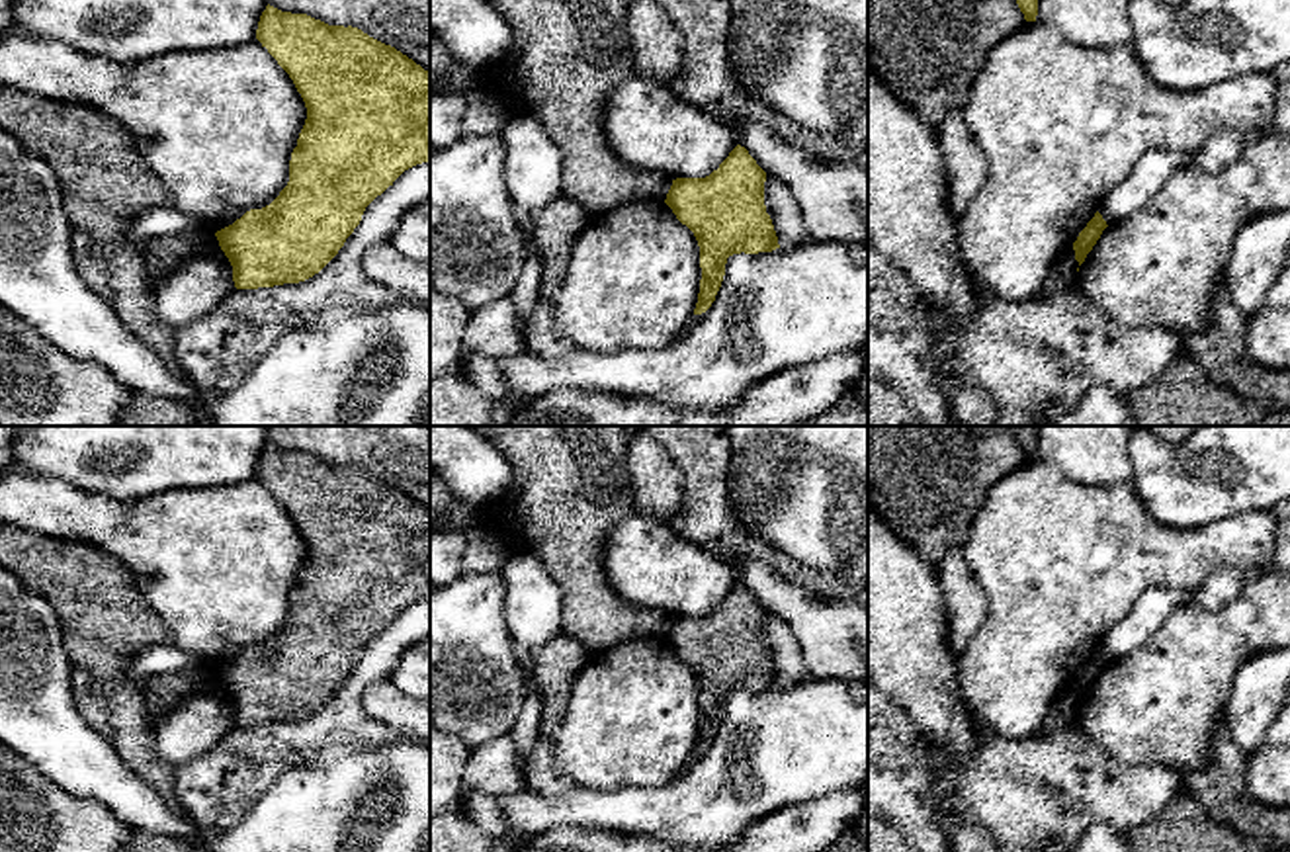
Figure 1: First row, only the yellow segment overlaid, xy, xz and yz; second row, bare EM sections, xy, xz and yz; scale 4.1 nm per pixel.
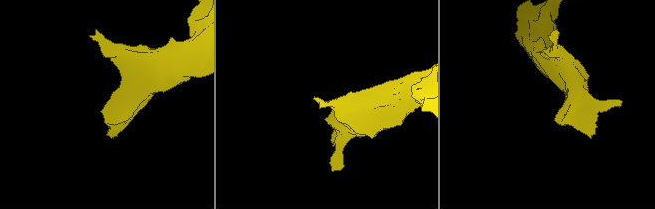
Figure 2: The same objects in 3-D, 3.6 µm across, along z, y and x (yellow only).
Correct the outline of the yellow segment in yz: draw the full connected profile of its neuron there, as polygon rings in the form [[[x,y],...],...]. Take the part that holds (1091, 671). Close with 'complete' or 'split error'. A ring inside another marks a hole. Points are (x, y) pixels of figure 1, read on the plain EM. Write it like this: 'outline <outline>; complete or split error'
outline [[[1096,649],[1087,664],[1079,670],[1077,678],[1073,680],[1075,698],[1079,700],[1079,703],[1085,700],[1087,692],[1093,688],[1106,664],[1106,659]]]; complete

